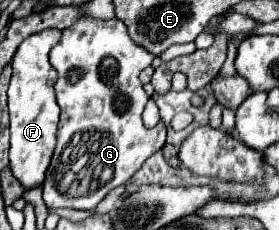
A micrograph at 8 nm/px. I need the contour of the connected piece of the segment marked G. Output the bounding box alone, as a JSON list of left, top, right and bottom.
[43,17,165,211]

